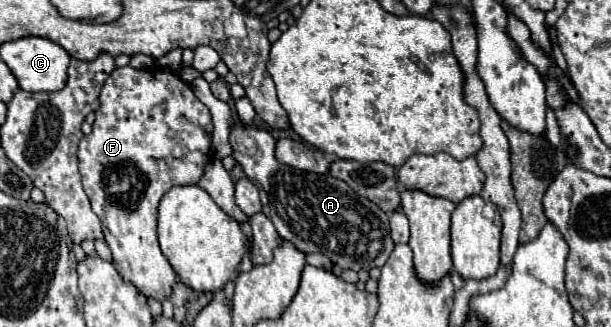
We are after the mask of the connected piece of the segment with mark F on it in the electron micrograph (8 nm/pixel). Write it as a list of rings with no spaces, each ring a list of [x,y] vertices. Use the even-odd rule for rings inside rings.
[[[120,66],[116,68],[104,82],[102,92],[98,96],[98,110],[96,110],[96,120],[92,124],[92,132],[88,136],[84,136],[78,144],[78,160],[80,160],[80,176],[82,176],[82,184],[84,190],[92,202],[92,210],[98,214],[98,218],[102,220],[102,230],[104,230],[104,238],[114,254],[114,266],[116,270],[124,276],[124,280],[132,282],[144,296],[154,296],[158,300],[164,300],[166,296],[172,294],[172,286],[176,282],[176,272],[172,270],[170,262],[164,258],[164,254],[160,252],[160,244],[158,244],[158,236],[156,236],[156,210],[158,210],[158,202],[160,198],[172,188],[172,186],[182,186],[182,184],[198,184],[198,180],[204,174],[204,166],[206,162],[212,160],[212,150],[210,150],[210,140],[212,140],[212,118],[210,118],[210,110],[194,96],[192,86],[186,84],[176,72],[172,70],[162,70],[160,66],[154,68],[144,68],[144,70],[136,70],[132,66]]]

